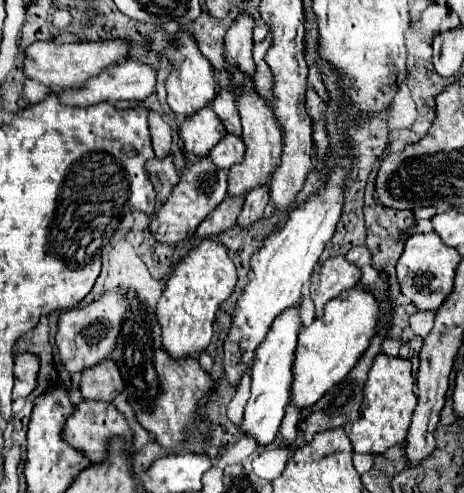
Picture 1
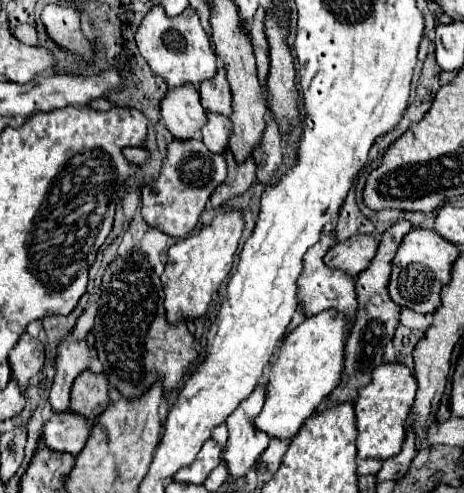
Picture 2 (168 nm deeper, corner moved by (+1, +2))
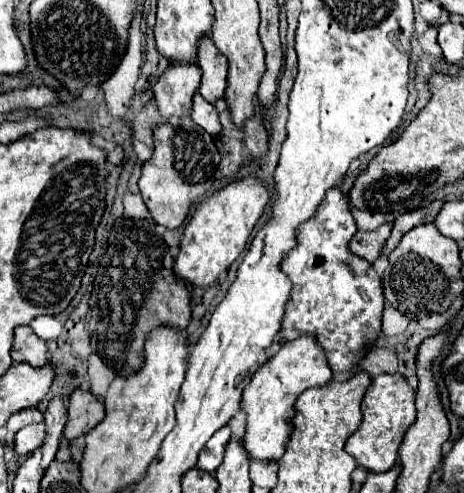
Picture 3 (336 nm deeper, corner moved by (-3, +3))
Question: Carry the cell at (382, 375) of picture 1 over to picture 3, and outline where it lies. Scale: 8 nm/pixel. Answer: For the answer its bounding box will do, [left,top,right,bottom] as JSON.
[345,373,415,473]

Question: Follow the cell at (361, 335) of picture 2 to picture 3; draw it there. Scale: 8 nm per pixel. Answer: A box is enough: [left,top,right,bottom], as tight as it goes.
[383,201,443,257]

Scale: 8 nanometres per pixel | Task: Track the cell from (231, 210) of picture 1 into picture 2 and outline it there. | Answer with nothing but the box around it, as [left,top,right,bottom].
[211,152,255,208]

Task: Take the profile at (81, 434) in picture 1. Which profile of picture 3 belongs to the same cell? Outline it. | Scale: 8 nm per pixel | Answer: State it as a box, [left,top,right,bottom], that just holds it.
[13,423,43,455]

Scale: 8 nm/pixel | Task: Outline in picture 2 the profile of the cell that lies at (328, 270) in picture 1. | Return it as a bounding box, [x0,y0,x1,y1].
[323,234,379,278]

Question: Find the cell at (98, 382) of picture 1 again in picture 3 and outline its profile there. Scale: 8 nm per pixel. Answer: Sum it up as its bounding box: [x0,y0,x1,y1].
[63,389,103,443]

